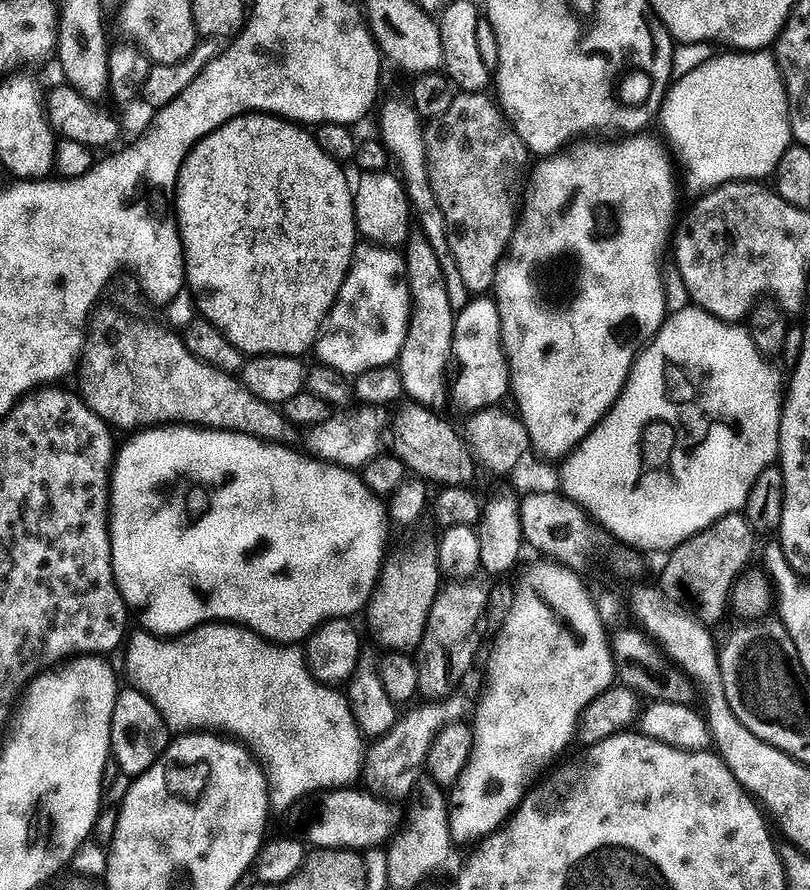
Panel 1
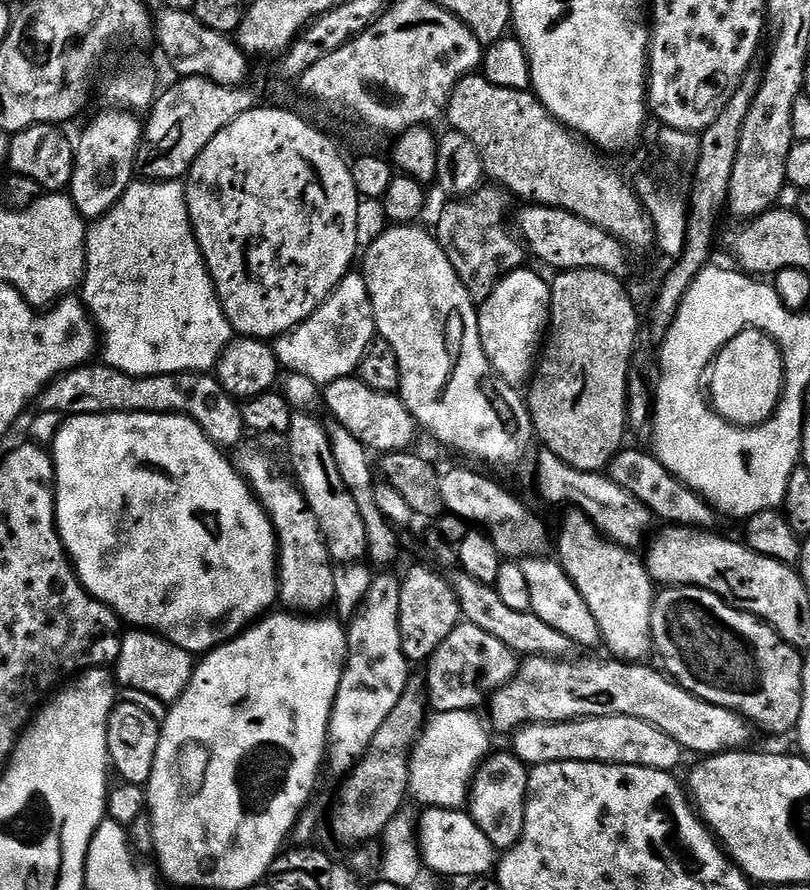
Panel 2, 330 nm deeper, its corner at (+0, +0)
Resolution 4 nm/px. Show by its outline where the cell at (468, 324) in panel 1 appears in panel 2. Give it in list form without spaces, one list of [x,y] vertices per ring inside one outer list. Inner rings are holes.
[[[522,267],[503,276],[478,308],[482,350],[493,373],[503,383],[505,380],[508,384],[527,385],[531,381],[550,324],[552,290],[549,281],[528,271],[527,267]]]

